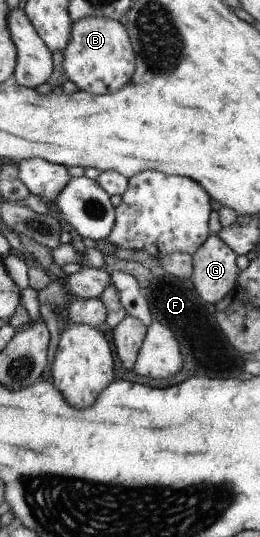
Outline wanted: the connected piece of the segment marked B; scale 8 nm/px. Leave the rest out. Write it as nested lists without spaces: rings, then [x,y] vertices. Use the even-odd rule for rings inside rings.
[[[87,17],[73,21],[73,37],[70,45],[63,51],[63,67],[69,81],[77,85],[77,89],[93,95],[107,95],[126,90],[126,84],[134,79],[136,59],[133,55],[131,39],[127,37],[121,20],[109,17]],[[95,63],[97,63],[97,85],[95,85]],[[79,69],[85,71],[85,83],[79,87]],[[103,85],[103,87],[99,87]]]

